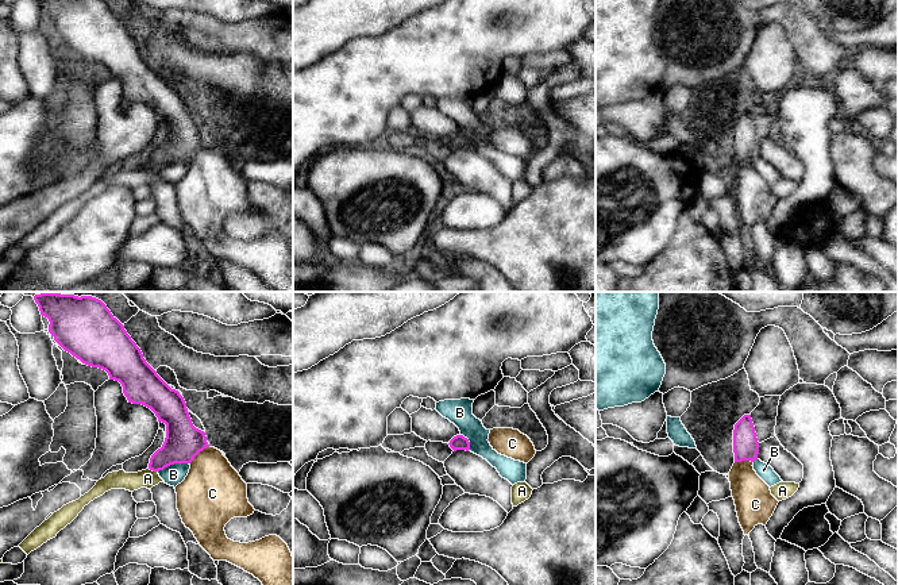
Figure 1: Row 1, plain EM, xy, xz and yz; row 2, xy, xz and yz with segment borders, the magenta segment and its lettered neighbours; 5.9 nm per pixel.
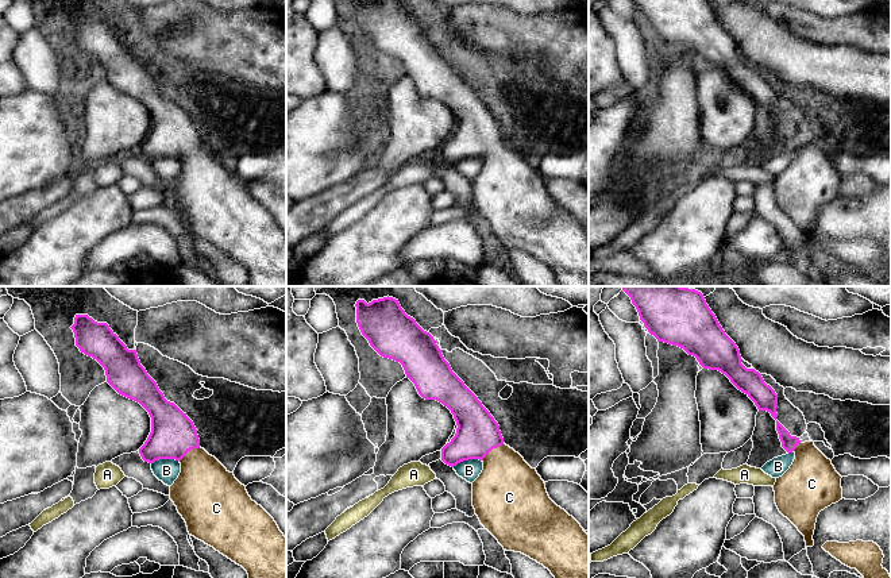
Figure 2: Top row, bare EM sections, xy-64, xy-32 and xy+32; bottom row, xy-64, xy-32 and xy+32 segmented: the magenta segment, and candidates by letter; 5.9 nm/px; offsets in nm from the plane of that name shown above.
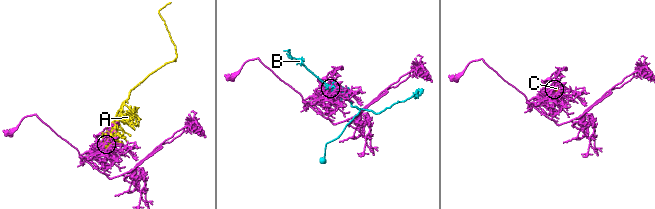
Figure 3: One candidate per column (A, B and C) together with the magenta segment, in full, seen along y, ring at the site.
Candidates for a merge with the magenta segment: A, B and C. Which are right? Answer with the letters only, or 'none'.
C

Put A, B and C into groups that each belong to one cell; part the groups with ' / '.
A / B / C

